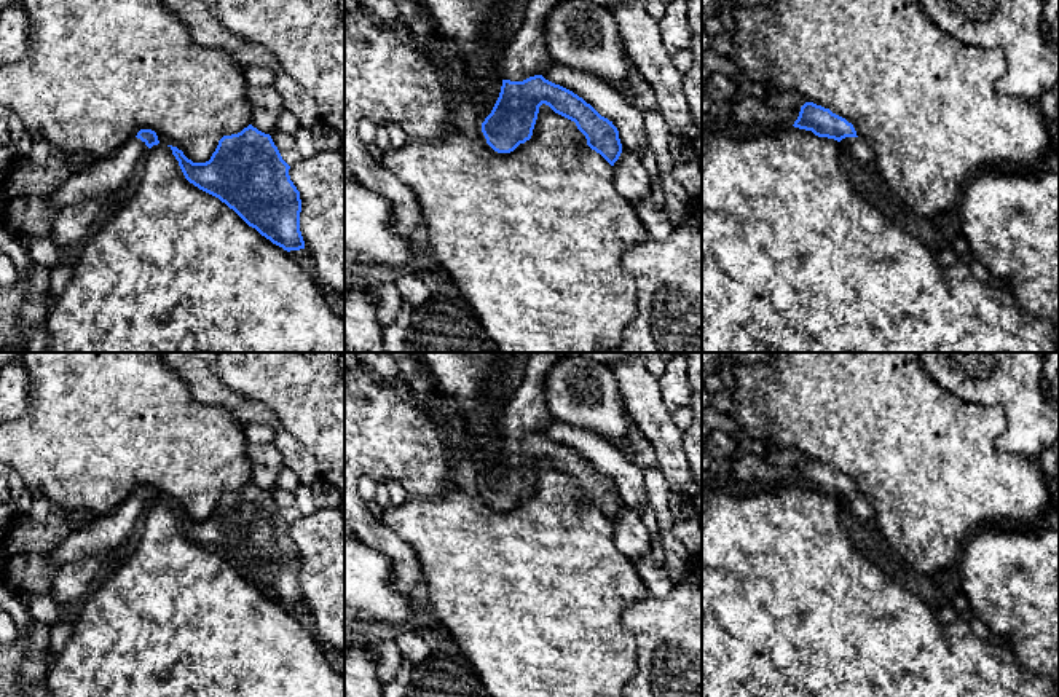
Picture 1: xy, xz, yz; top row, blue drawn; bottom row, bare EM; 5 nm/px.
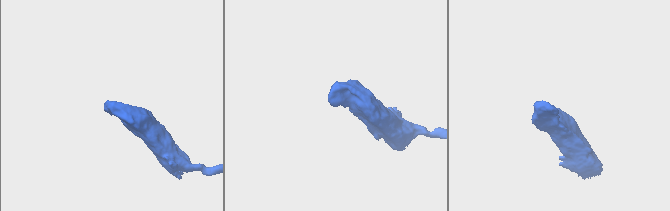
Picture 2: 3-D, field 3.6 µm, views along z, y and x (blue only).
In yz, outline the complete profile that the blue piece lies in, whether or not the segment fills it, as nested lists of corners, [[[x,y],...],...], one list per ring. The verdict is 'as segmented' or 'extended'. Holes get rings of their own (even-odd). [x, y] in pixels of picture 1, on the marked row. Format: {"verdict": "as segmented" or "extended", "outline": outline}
{"verdict": "extended", "outline": [[[805,102],[793,126],[812,131],[818,137],[837,140],[850,166],[868,171],[874,163],[869,145],[856,136],[853,124],[829,108]]]}

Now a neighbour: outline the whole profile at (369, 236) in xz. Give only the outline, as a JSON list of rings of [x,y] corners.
[[[344,179],[344,252],[362,263],[400,268],[421,255],[418,238],[404,238],[392,230],[392,209],[386,198],[356,180]]]

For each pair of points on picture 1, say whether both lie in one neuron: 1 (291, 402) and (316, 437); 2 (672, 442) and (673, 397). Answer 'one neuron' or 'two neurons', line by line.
1: one neuron
2: two neurons

